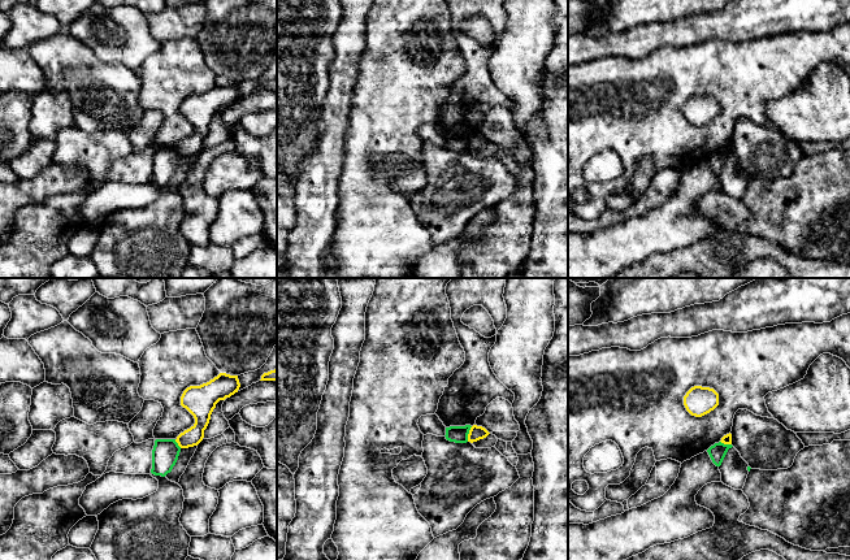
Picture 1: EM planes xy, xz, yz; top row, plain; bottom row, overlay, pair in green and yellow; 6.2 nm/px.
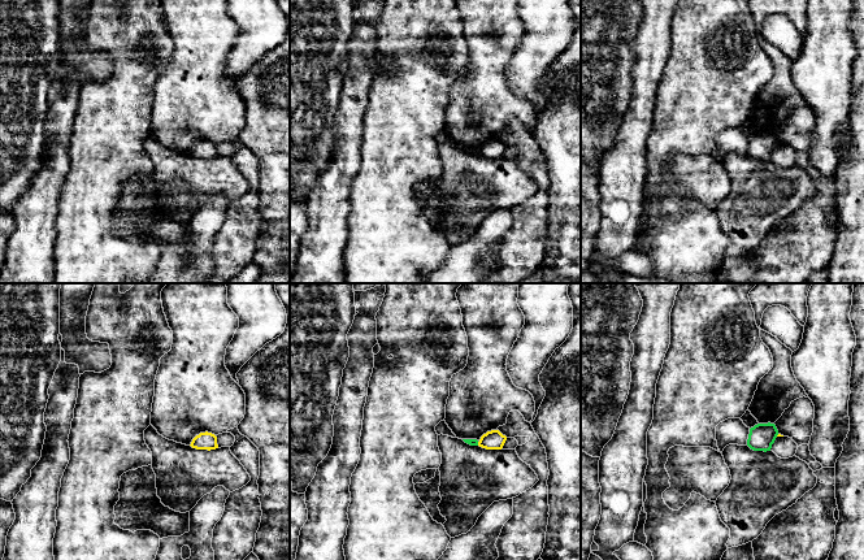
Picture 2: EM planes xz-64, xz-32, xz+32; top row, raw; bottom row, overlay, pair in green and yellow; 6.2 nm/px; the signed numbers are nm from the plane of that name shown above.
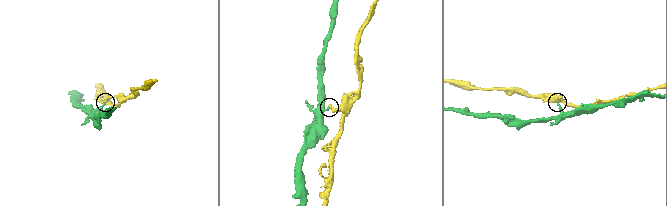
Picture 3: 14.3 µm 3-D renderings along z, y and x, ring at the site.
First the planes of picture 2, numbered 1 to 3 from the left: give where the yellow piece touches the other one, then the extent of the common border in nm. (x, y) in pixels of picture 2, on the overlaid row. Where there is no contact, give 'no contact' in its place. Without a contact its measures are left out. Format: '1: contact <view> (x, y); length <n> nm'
1: no contact
2: contact xz-32 (477, 443); length 30 nm
3: no contact

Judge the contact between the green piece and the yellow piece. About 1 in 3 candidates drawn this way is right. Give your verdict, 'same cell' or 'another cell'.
another cell

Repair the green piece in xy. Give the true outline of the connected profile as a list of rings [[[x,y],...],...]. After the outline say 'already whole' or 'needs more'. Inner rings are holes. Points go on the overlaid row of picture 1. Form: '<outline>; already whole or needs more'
[[[156,439],[152,450],[152,469],[155,476],[165,477],[175,465],[181,447],[175,439]]]; already whole

